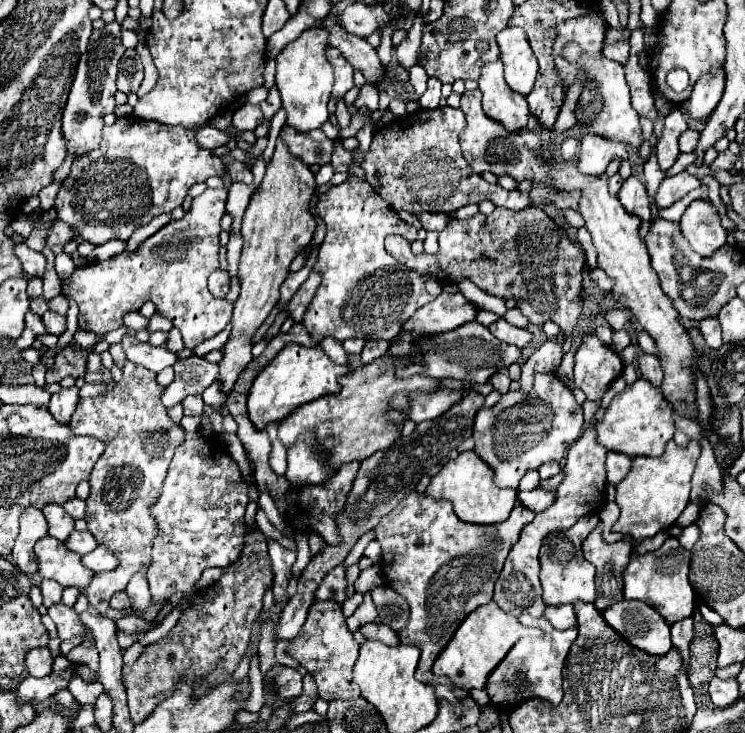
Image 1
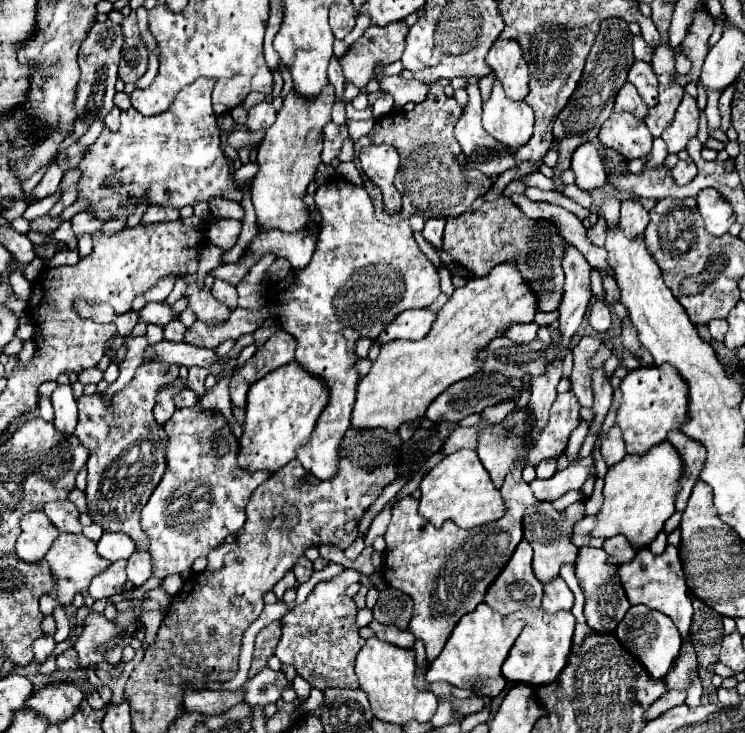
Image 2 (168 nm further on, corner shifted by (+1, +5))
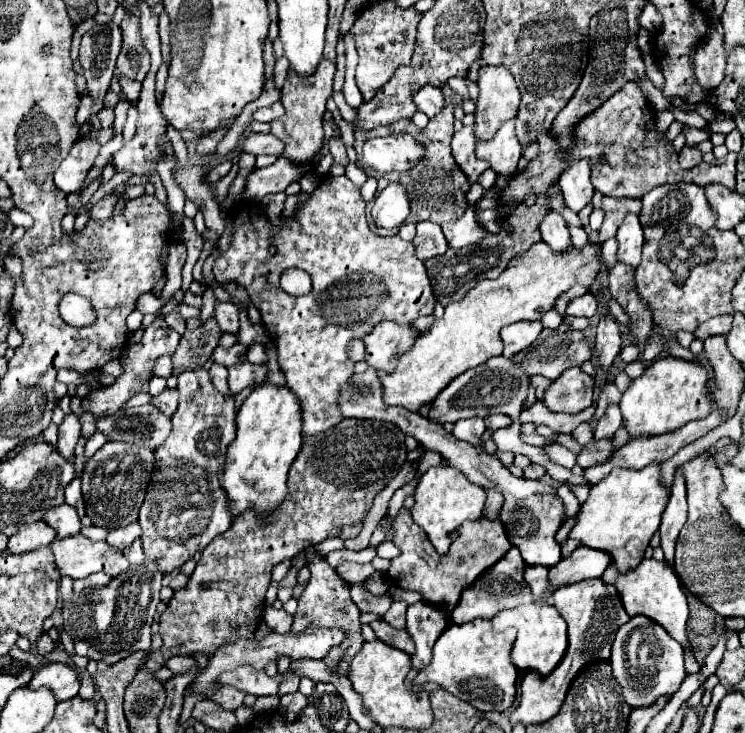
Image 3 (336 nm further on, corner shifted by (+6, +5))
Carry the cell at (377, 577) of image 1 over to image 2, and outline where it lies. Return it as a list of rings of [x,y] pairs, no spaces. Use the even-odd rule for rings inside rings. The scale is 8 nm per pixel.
[[[345,569],[331,581],[319,583],[307,601],[283,617],[283,635],[275,649],[275,655],[283,663],[293,663],[297,673],[317,689],[359,689],[353,663],[357,651],[365,643],[359,637],[359,627],[355,623],[357,607],[353,599],[345,597],[345,589],[351,583],[360,583],[361,573],[355,569]]]

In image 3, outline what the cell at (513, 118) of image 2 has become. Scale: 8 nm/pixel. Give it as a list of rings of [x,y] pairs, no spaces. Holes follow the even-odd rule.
[[[514,119],[504,123],[490,143],[476,141],[476,157],[488,161],[490,169],[502,177],[512,177],[516,173],[522,157],[520,149],[522,147],[514,135]]]

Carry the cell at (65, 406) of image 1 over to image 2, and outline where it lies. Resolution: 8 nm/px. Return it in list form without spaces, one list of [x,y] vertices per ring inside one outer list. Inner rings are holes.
[[[59,385],[53,395],[51,403],[55,409],[55,427],[61,433],[73,433],[77,425],[77,399],[73,397],[71,385]]]

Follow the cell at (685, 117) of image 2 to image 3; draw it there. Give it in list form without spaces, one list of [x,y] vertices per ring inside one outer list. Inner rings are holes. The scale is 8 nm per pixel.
[[[684,127],[682,131],[686,135],[686,145],[696,145],[696,143],[702,143],[706,139],[710,139],[710,131],[706,129],[692,129],[692,127]]]

